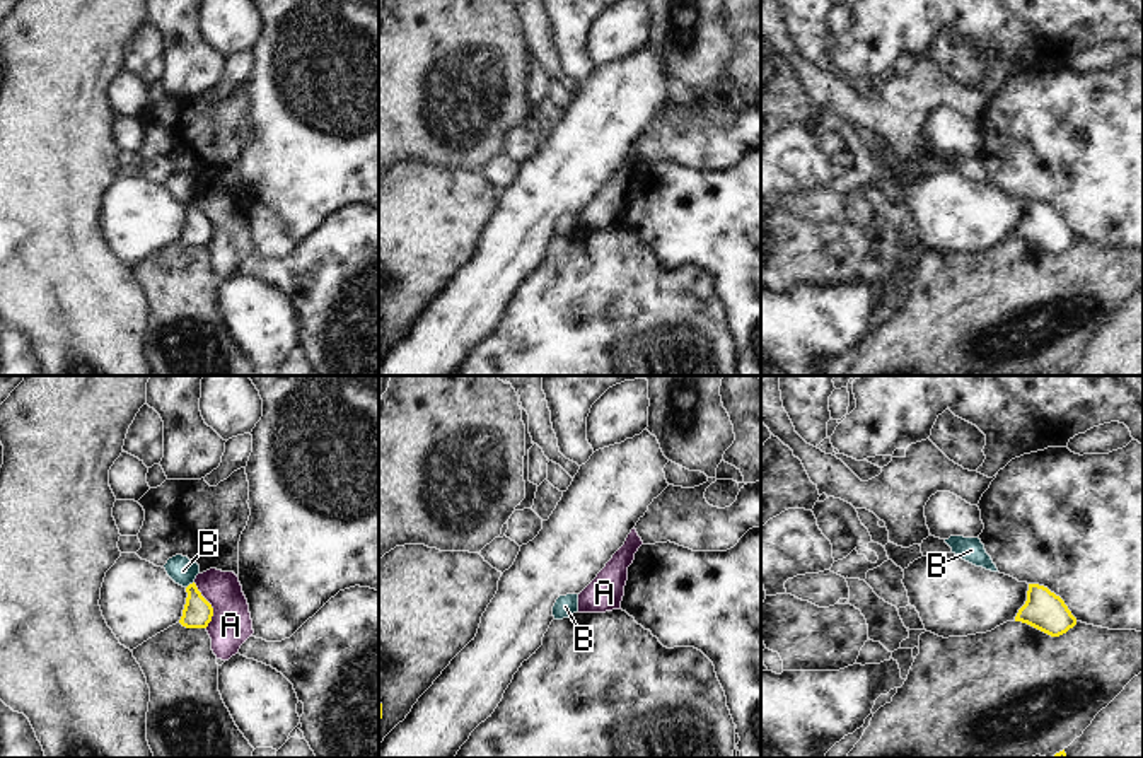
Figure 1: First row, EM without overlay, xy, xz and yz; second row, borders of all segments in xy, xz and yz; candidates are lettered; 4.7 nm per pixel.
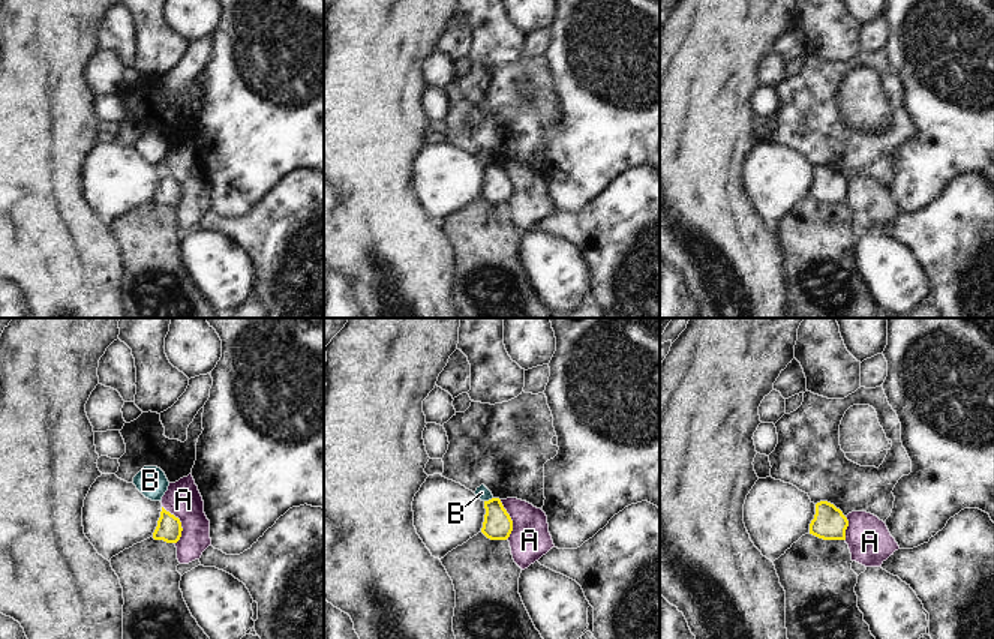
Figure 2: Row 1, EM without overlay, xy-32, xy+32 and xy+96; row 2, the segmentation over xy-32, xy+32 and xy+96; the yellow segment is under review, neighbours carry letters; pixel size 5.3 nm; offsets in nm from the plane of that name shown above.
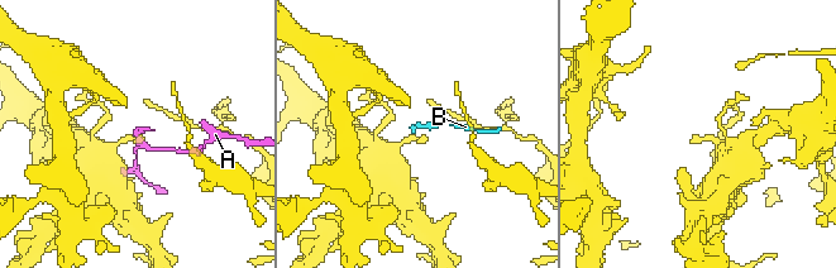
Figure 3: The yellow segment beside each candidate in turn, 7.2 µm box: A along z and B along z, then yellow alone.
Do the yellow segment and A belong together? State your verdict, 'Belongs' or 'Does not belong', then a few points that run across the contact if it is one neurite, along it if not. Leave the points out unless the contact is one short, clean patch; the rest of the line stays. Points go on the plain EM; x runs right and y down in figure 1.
Does not belong

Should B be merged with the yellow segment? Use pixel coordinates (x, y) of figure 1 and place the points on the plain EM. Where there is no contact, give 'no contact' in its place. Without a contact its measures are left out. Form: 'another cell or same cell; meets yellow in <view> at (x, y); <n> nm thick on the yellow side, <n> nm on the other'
another cell; meets yellow in xy at (190, 202); 140 nm thick on the yellow side, 130 nm on the other

